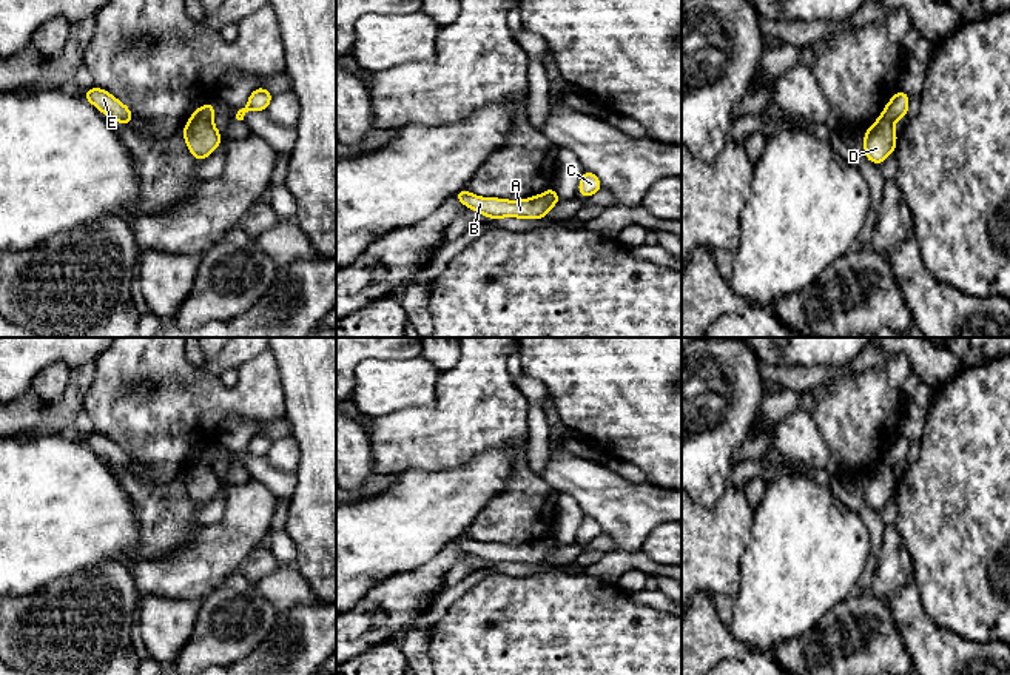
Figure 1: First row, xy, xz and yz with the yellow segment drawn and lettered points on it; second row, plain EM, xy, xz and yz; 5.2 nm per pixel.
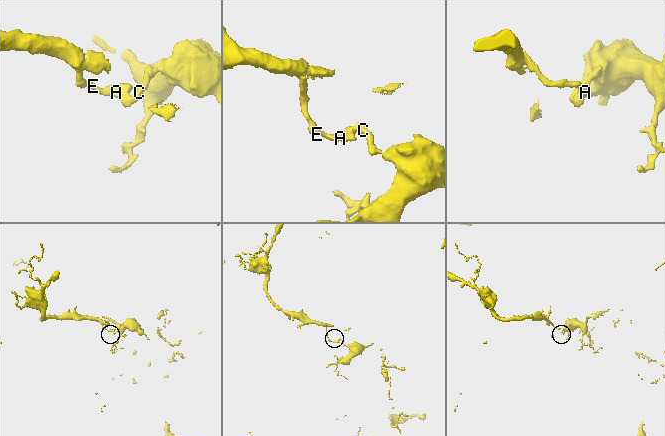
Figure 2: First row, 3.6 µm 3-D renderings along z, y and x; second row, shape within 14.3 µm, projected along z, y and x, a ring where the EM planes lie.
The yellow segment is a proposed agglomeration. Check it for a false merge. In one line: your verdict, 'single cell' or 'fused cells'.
fused cells

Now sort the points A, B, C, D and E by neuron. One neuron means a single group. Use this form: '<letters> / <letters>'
A B E / C D

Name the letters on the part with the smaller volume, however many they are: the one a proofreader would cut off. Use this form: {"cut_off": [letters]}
{"cut_off": ["C", "D"]}

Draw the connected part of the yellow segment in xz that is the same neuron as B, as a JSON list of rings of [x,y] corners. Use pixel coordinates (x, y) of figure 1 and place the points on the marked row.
[[[461,190],[455,197],[467,208],[472,208],[489,219],[520,217],[520,219],[543,219],[549,210],[561,202],[561,199],[546,194],[527,197],[524,200],[504,200],[497,197],[478,197],[467,190]]]

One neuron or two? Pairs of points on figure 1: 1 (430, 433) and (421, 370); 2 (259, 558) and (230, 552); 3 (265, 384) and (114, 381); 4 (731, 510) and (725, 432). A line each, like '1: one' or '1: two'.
1: two
2: two
3: one
4: two

